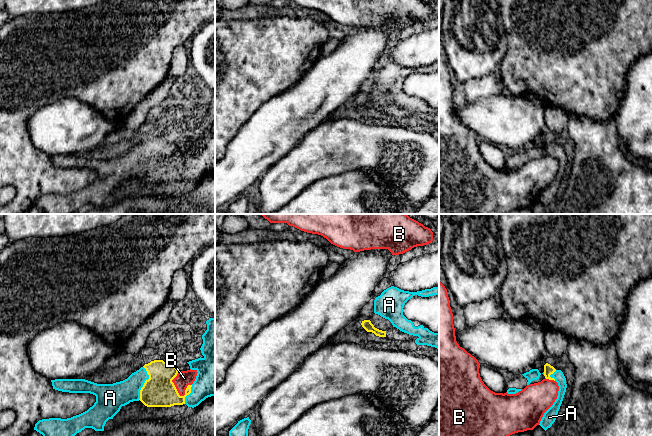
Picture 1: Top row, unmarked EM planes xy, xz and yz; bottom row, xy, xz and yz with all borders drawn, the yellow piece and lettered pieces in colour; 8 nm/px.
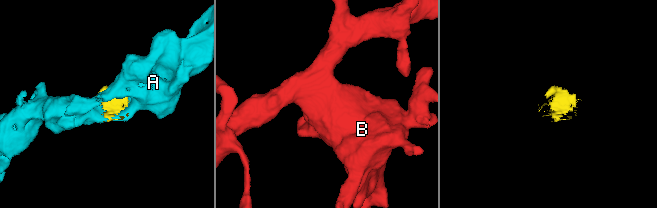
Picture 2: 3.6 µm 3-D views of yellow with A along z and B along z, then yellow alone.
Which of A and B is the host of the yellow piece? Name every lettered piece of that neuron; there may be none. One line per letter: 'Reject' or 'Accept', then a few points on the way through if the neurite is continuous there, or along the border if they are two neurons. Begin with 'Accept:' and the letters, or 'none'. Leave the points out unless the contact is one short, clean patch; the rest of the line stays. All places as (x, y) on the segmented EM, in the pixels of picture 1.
Accept: A
A: Accept
B: Reject

